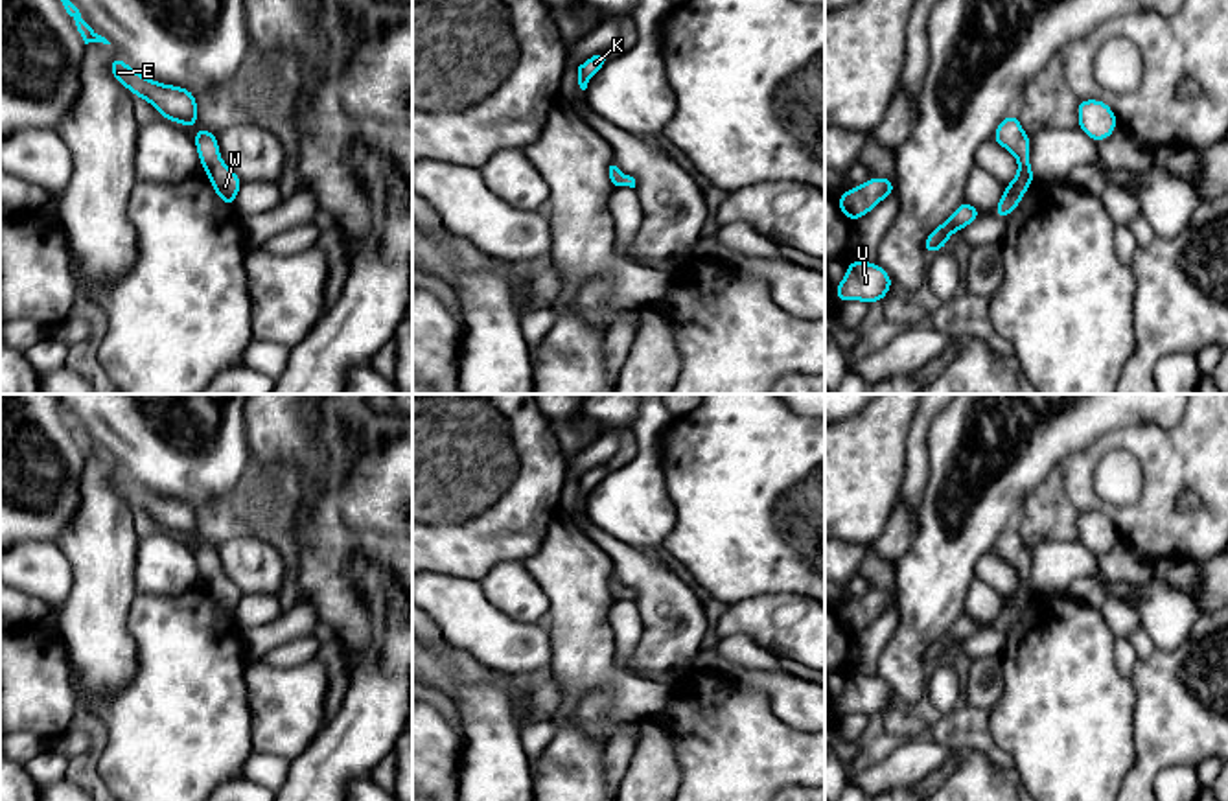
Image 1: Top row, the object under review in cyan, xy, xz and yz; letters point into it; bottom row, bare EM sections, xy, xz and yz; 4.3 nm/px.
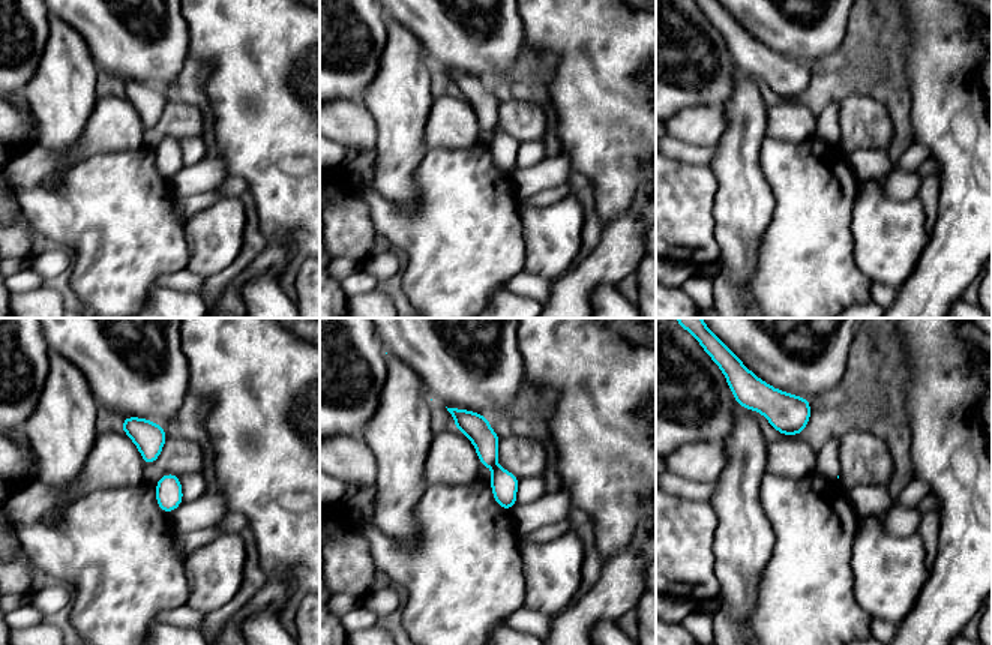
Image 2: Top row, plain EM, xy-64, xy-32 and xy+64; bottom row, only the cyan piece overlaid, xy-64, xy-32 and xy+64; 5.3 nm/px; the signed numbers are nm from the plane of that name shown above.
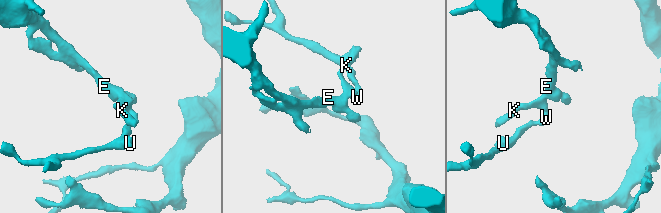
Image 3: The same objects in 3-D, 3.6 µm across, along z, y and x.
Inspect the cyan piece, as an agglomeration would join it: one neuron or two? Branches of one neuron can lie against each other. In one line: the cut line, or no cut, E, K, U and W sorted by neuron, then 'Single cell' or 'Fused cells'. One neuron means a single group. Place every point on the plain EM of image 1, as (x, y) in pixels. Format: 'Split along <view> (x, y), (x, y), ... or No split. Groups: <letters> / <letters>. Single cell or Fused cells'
No split. Groups: E K U W. Single cell

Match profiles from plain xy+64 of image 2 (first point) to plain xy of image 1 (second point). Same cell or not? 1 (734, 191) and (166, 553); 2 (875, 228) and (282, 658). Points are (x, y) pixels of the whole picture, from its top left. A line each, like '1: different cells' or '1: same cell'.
1: different cells
2: different cells

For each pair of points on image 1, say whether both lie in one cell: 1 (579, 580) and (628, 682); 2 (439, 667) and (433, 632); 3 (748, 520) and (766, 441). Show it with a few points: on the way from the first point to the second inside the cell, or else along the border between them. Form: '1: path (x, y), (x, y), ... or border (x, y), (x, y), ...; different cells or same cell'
1: path (579, 606), (580, 639), (602, 661); same cell
2: border (431, 645), (439, 649), (450, 647); different cells
3: path (763, 499), (763, 461); same cell

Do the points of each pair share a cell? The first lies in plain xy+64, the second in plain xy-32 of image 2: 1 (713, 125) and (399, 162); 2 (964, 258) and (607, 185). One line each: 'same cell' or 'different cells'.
1: different cells
2: different cells

